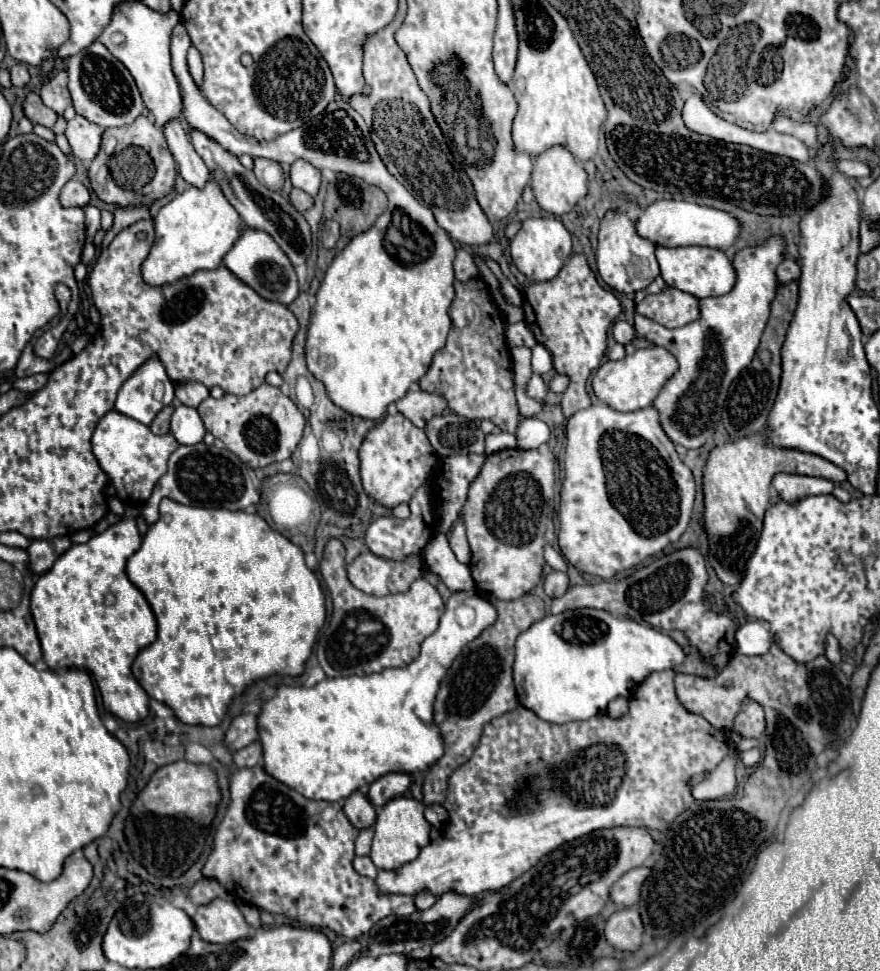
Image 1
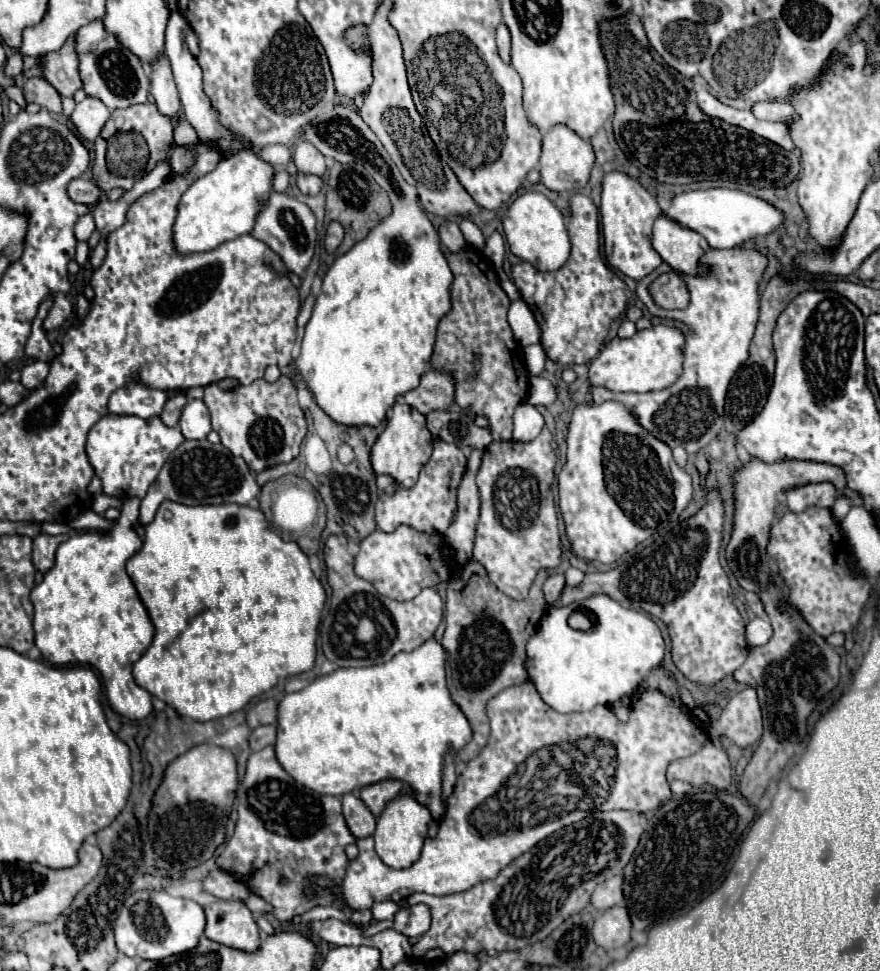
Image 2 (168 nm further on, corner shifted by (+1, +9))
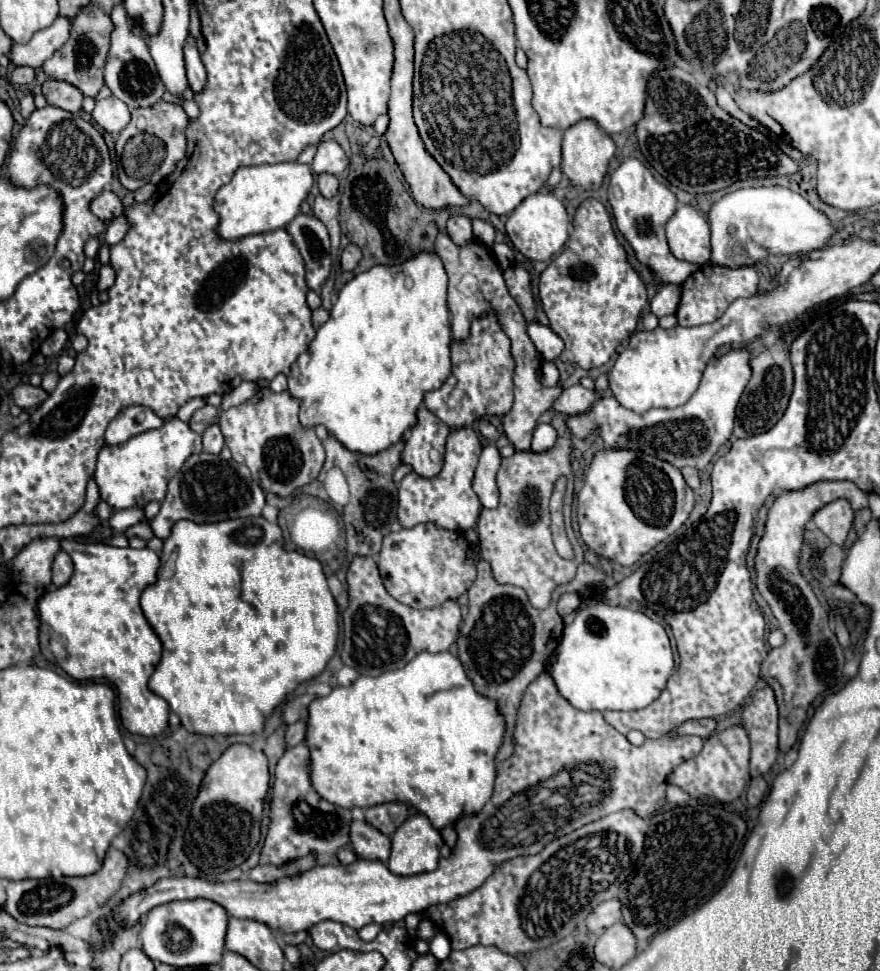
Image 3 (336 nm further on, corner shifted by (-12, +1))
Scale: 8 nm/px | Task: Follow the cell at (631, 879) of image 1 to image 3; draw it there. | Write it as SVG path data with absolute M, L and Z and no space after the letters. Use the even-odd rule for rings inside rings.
M611 898L611 900L605 900L601 902L597 908L593 908L593 912L587 916L587 928L591 932L595 930L603 930L603 928L609 928L617 922L621 922L621 902L619 898Z

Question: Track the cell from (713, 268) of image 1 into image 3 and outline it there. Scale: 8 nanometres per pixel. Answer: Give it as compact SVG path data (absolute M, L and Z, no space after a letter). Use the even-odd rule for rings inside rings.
M681 204L667 222L667 240L675 258L705 266L711 258L709 224L693 206Z

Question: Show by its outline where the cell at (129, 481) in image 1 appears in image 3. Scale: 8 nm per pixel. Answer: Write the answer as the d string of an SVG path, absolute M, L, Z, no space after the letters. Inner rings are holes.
M171 418L167 424L163 424L163 428L141 432L123 444L105 444L99 452L95 468L95 482L99 486L101 498L113 506L113 510L125 510L133 506L145 508L145 504L153 500L161 502L165 498L169 478L179 472L191 454L201 450L199 444L201 436L191 432L191 428L179 418Z

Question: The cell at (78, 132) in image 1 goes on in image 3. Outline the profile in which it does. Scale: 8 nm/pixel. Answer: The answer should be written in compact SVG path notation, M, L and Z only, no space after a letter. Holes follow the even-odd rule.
M109 96L105 100L99 100L93 110L93 120L99 128L103 128L107 134L119 134L129 124L129 108L119 98Z

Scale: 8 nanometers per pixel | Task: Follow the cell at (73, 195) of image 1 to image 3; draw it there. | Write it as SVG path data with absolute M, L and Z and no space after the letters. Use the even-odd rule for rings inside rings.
M103 190L97 198L91 200L91 212L97 218L109 222L123 214L123 206L121 206L121 200L111 190Z

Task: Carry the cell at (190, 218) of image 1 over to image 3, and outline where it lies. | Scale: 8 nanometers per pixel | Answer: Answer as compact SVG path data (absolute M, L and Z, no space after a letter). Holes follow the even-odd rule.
M279 162L239 168L231 182L221 186L215 194L213 208L219 216L219 224L215 228L217 238L235 242L245 236L285 228L299 214L299 204L307 198L311 186L313 172L307 164Z

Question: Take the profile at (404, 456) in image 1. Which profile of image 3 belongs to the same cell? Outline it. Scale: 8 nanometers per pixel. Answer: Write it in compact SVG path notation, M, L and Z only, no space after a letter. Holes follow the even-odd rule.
M421 406L417 410L417 424L407 432L409 436L401 452L401 464L411 466L413 472L423 478L437 476L443 468L443 452L449 432L449 426Z

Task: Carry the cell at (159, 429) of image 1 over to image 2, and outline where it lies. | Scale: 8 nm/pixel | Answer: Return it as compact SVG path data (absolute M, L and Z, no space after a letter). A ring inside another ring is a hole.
M176 394L174 398L170 398L170 400L166 402L166 406L164 406L164 412L160 414L162 422L164 422L166 426L176 426L178 420L180 420L182 408L186 406L186 402L188 402L188 398L186 398L184 394Z

